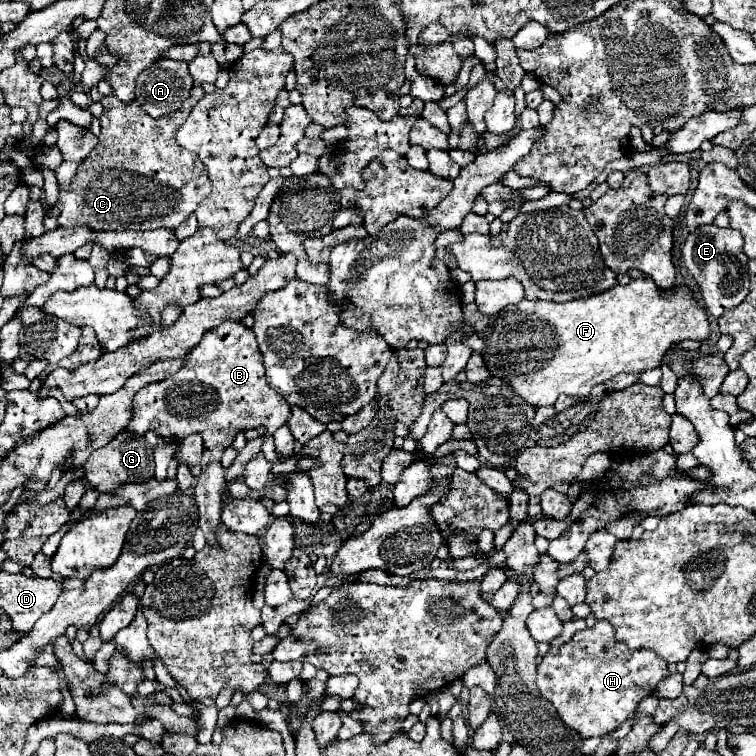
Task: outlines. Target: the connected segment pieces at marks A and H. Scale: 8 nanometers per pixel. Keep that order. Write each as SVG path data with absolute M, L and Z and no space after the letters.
M162 57L136 79L136 101L150 117L162 117L180 109L188 91L194 87L184 61Z
M596 621L592 629L578 631L566 645L550 647L538 665L536 687L540 697L556 707L560 719L588 739L616 731L668 673L668 663L654 651L628 649L614 637L608 621Z

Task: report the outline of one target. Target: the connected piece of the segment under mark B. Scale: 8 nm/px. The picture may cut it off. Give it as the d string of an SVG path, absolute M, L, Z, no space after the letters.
M228 319L216 329L210 329L208 333L204 333L202 341L196 347L192 347L190 353L186 353L184 365L180 367L178 373L168 377L168 381L156 381L152 385L146 385L144 389L140 389L140 393L136 393L134 403L132 403L132 421L126 425L126 429L130 433L140 433L140 435L144 435L146 431L154 431L158 437L164 437L168 441L178 441L192 433L202 435L204 439L204 455L200 461L202 473L194 487L196 489L194 499L198 505L198 527L206 533L206 543L216 545L216 539L212 533L216 531L220 523L220 513L222 513L224 499L226 499L224 469L220 465L220 457L224 449L232 445L234 437L240 431L256 429L260 425L268 429L268 435L274 435L274 431L288 421L288 413L292 413L290 405L280 393L276 393L268 385L264 377L264 363L262 363L262 353L256 343L256 335L242 321Z

